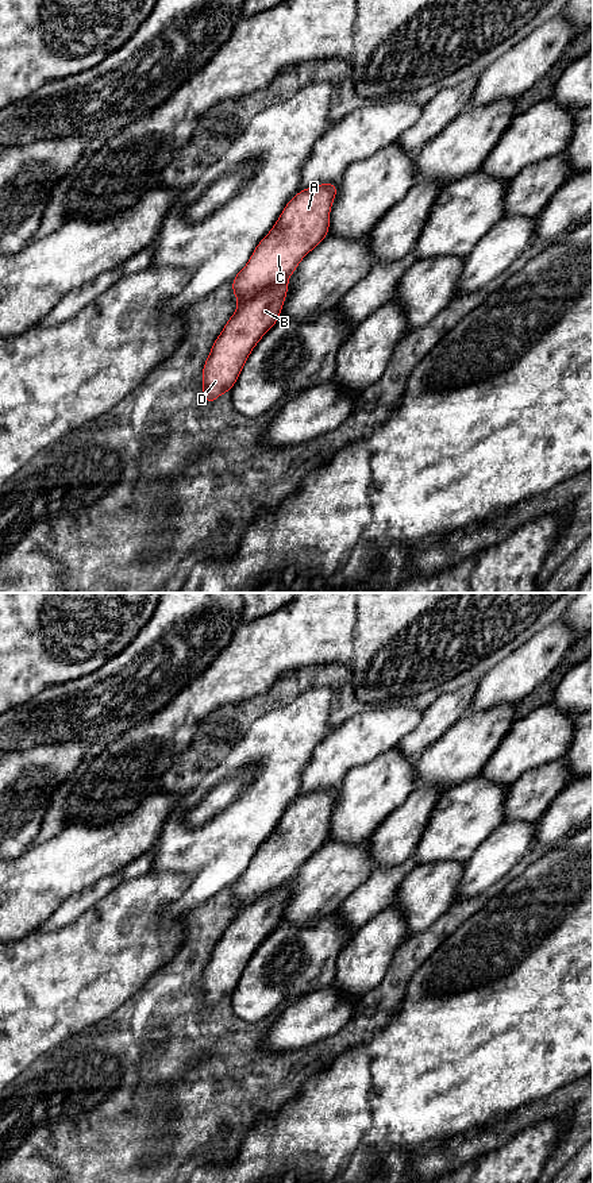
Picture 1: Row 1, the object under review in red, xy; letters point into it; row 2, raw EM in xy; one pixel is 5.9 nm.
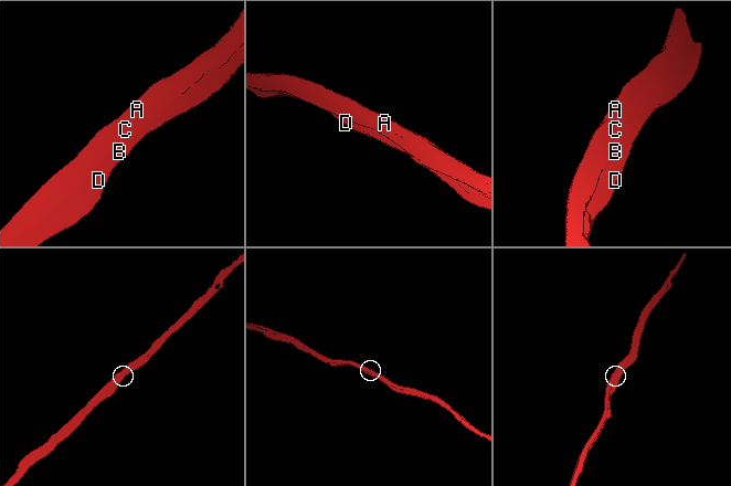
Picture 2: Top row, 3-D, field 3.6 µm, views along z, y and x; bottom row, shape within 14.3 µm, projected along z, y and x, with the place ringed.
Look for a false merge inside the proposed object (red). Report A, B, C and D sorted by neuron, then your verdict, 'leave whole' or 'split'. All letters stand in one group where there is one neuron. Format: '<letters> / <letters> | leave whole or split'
A C / B D | split

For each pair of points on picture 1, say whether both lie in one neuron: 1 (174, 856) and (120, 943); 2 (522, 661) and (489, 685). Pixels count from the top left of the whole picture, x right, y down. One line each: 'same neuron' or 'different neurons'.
1: different neurons
2: same neuron

